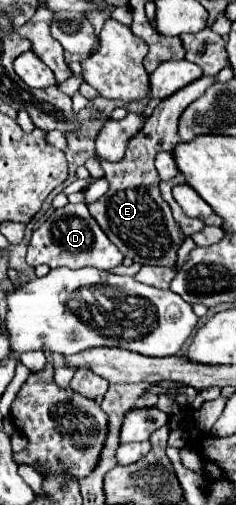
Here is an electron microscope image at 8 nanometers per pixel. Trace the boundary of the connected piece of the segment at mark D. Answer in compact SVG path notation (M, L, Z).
M67 204L65 208L57 208L41 228L33 232L31 246L27 252L27 264L39 266L47 264L49 268L83 268L95 266L99 270L111 270L123 262L123 254L119 248L105 236L95 218L89 214L85 204Z

